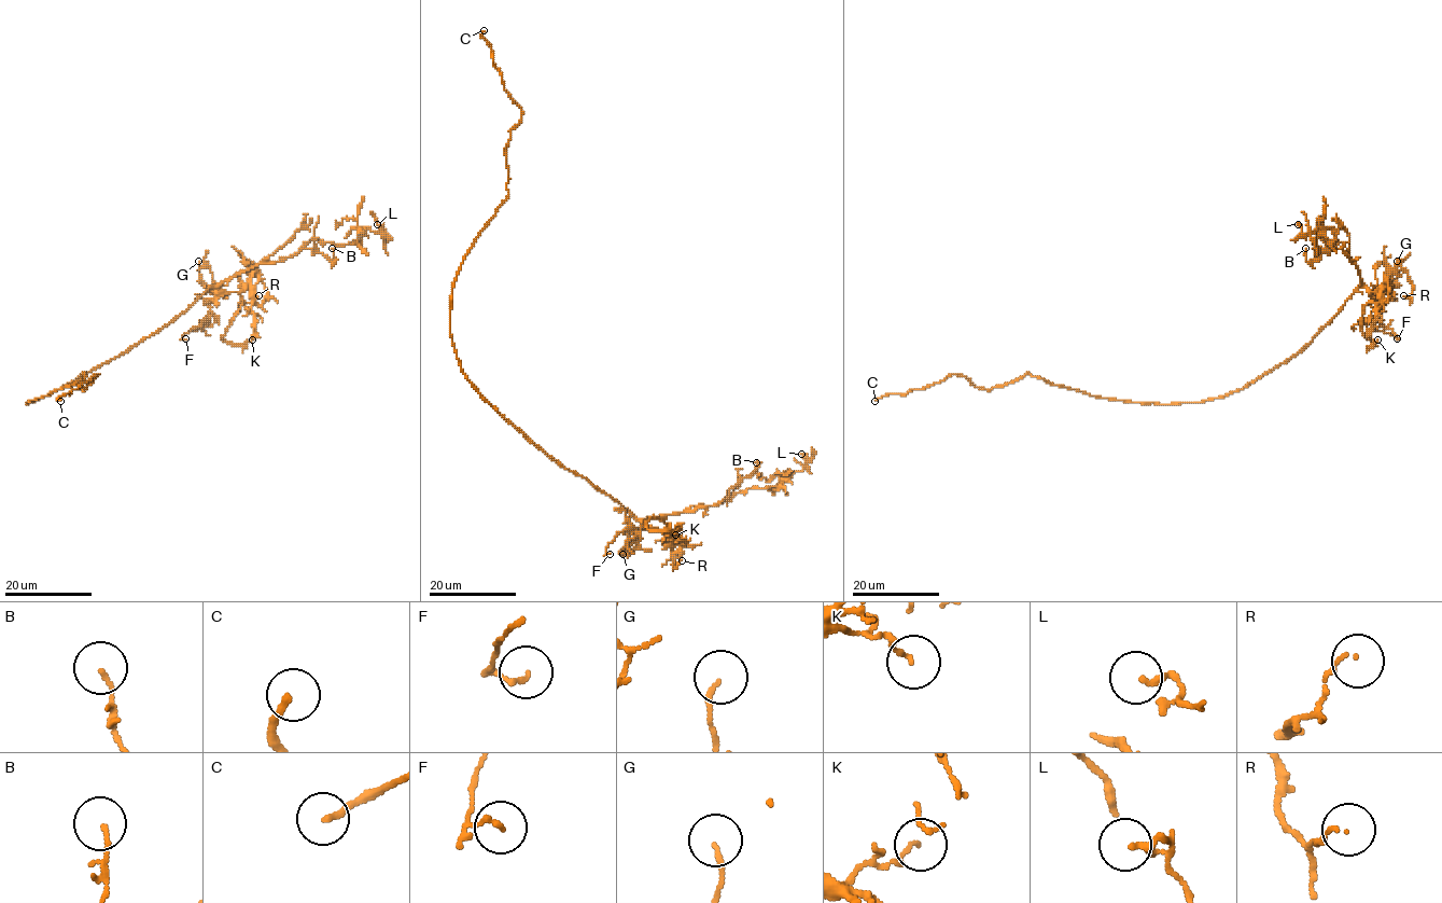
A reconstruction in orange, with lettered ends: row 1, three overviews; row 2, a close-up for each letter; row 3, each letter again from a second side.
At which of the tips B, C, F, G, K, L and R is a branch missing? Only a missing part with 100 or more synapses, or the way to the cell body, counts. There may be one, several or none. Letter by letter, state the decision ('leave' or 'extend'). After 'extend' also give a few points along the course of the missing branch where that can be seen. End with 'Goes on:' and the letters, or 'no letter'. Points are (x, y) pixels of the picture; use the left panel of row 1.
B: leave
C: extend | (60, 401), (57, 406), (51, 406), (24, 427), (23, 438), (28, 439), (36, 429)
F: leave
G: leave
K: leave
L: leave
R: leave
Goes on: C

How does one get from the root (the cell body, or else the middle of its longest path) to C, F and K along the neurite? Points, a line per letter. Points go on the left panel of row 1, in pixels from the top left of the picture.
C: (67, 385), (26, 404), (74, 385), (84, 377), (83, 374), (84, 390), (98, 375), (60, 397), (60, 401)
F: (67, 385), (218, 287), (213, 315), (185, 338)
K: (67, 385), (157, 332), (210, 287), (238, 291), (241, 302), (246, 303), (222, 337), (232, 344), (252, 339)

